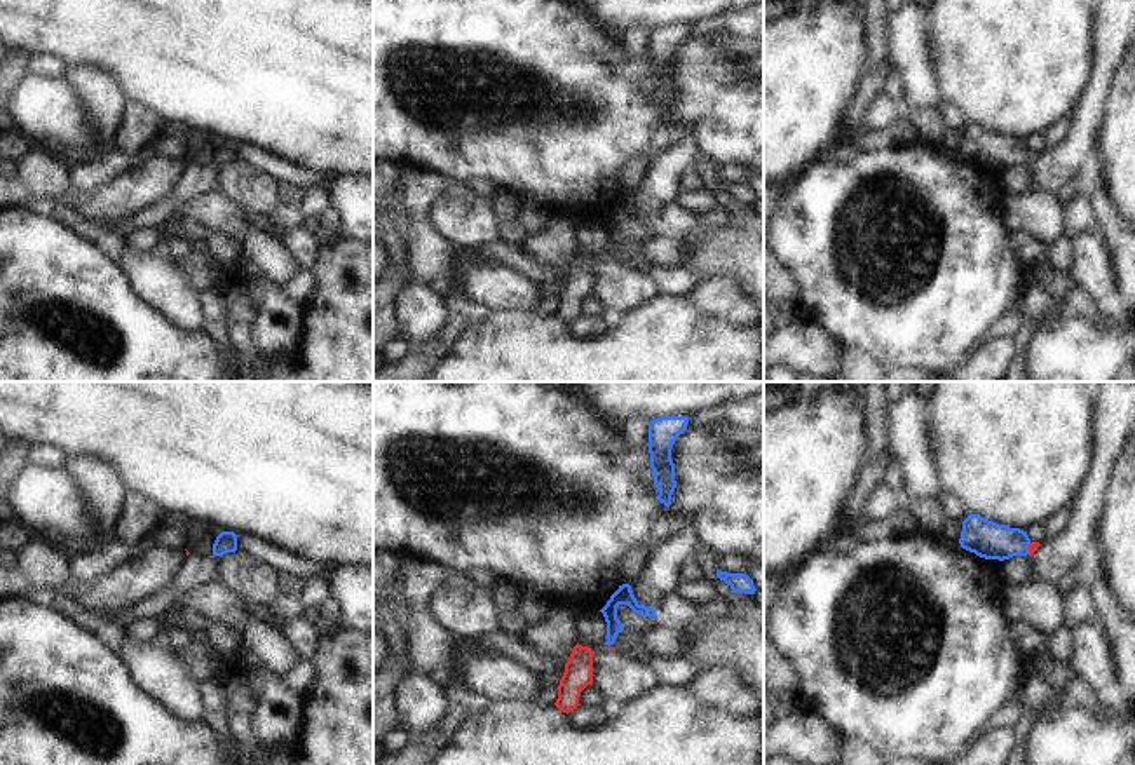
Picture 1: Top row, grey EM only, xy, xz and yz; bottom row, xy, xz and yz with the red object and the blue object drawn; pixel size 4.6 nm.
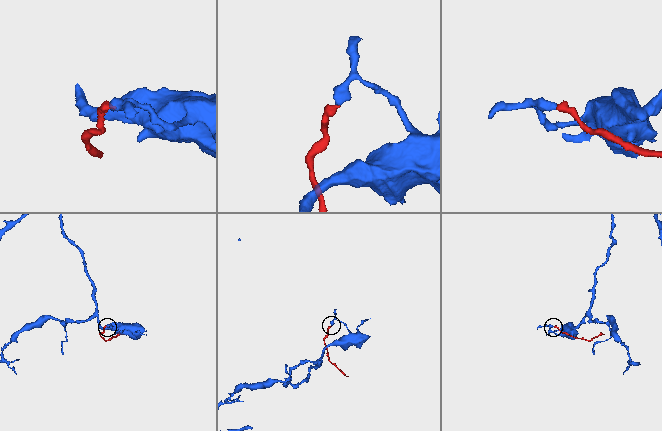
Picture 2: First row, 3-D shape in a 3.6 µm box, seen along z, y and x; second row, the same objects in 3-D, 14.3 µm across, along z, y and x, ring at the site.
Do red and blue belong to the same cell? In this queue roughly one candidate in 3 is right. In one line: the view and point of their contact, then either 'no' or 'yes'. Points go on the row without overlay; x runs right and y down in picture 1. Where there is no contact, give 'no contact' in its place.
meets red in yz at (1029, 157); yes

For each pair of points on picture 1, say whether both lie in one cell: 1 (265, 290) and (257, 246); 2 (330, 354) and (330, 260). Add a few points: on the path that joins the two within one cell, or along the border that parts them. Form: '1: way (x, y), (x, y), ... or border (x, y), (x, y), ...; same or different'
1: border (241, 257), (267, 279), (281, 286); different
2: way (330, 331), (330, 283); same

